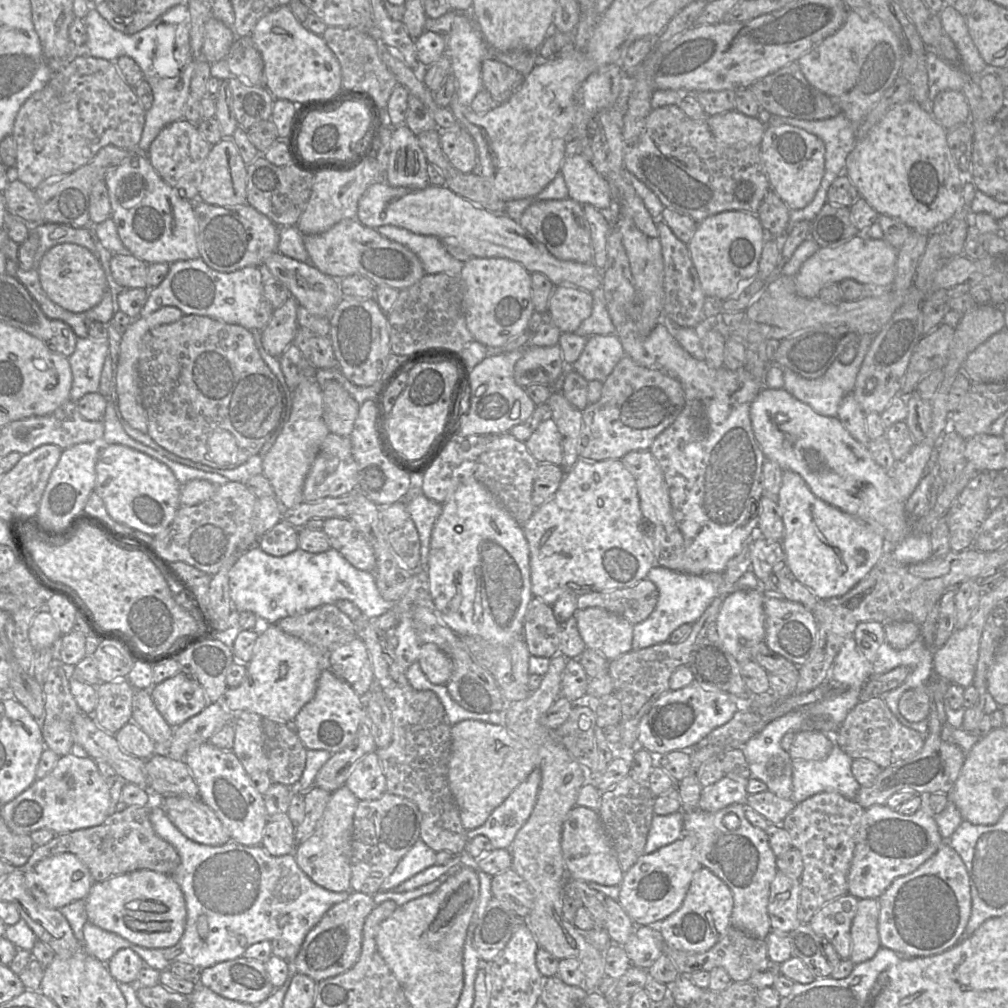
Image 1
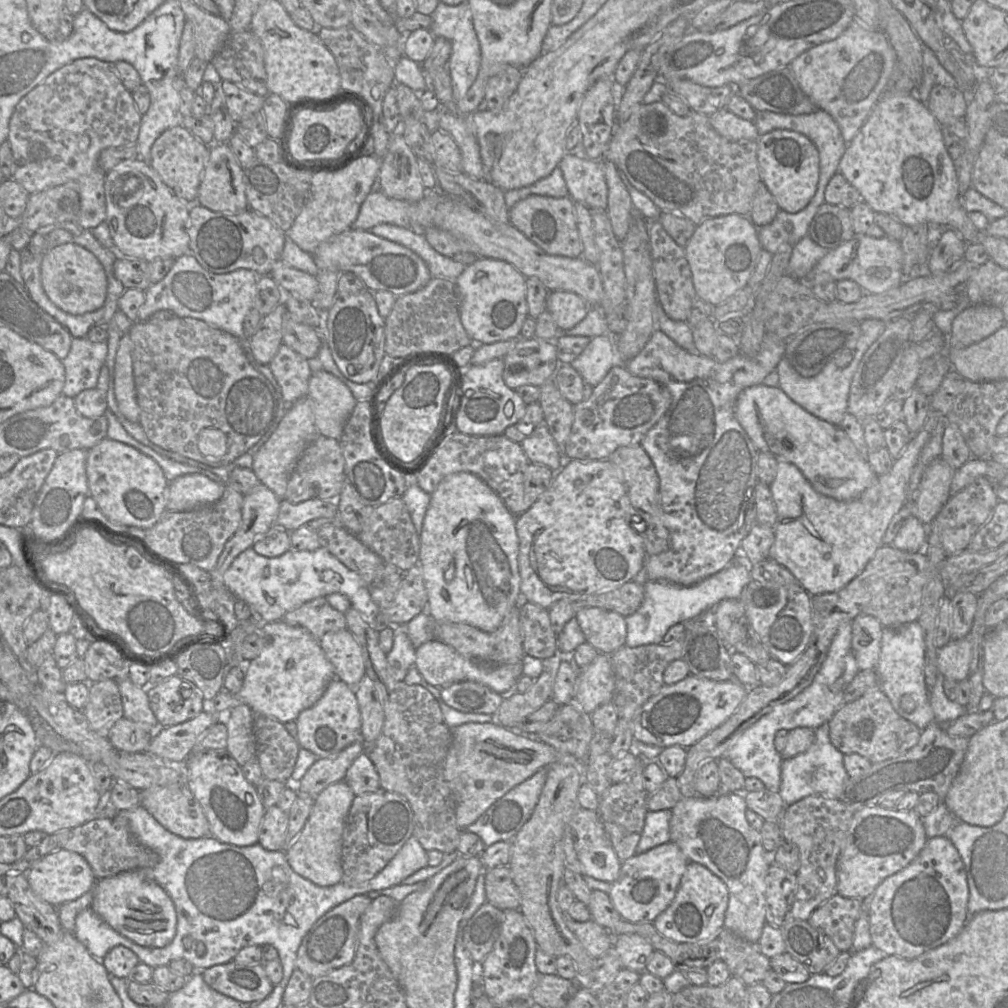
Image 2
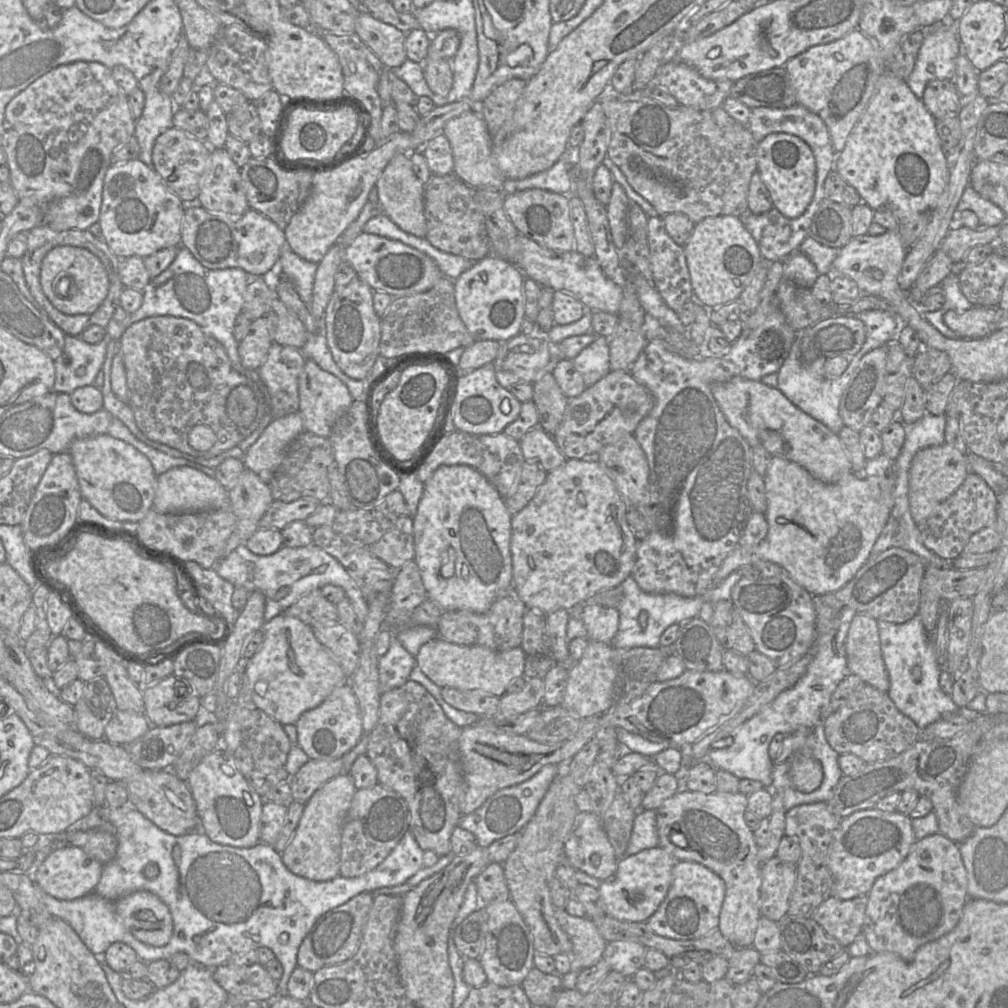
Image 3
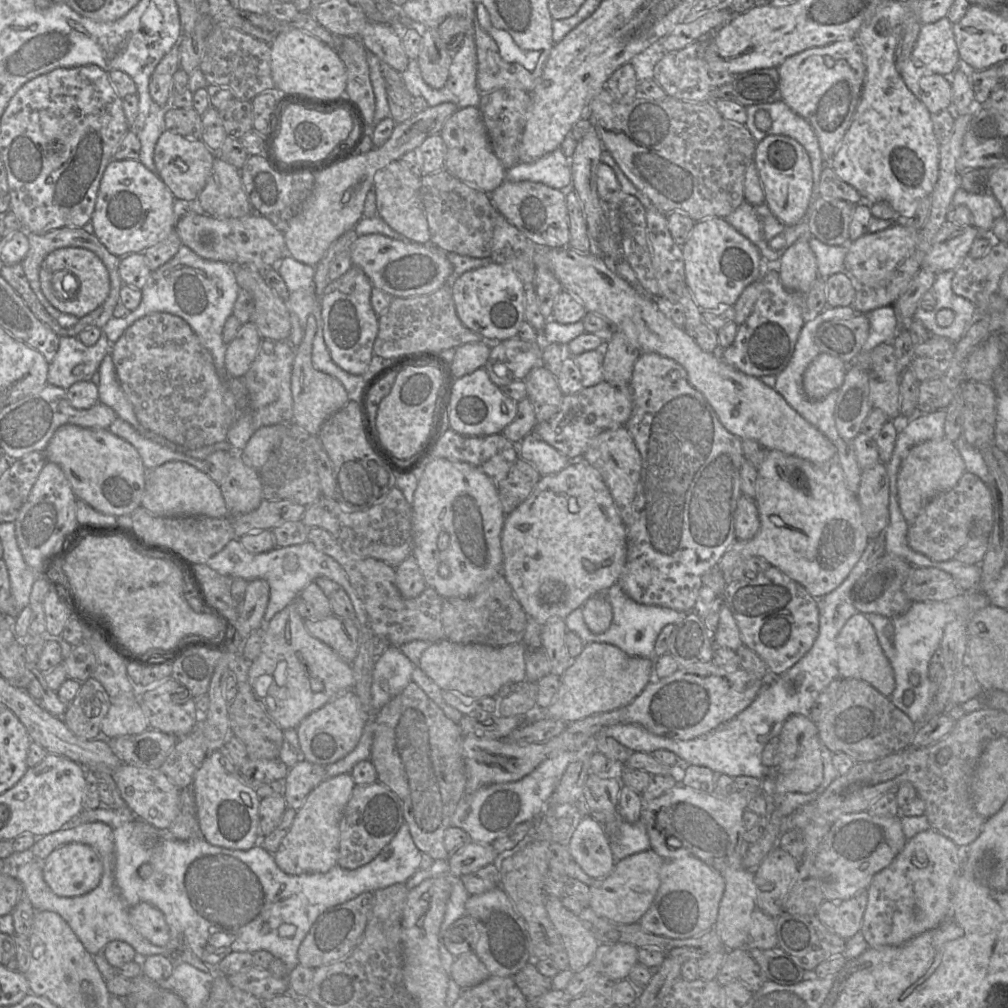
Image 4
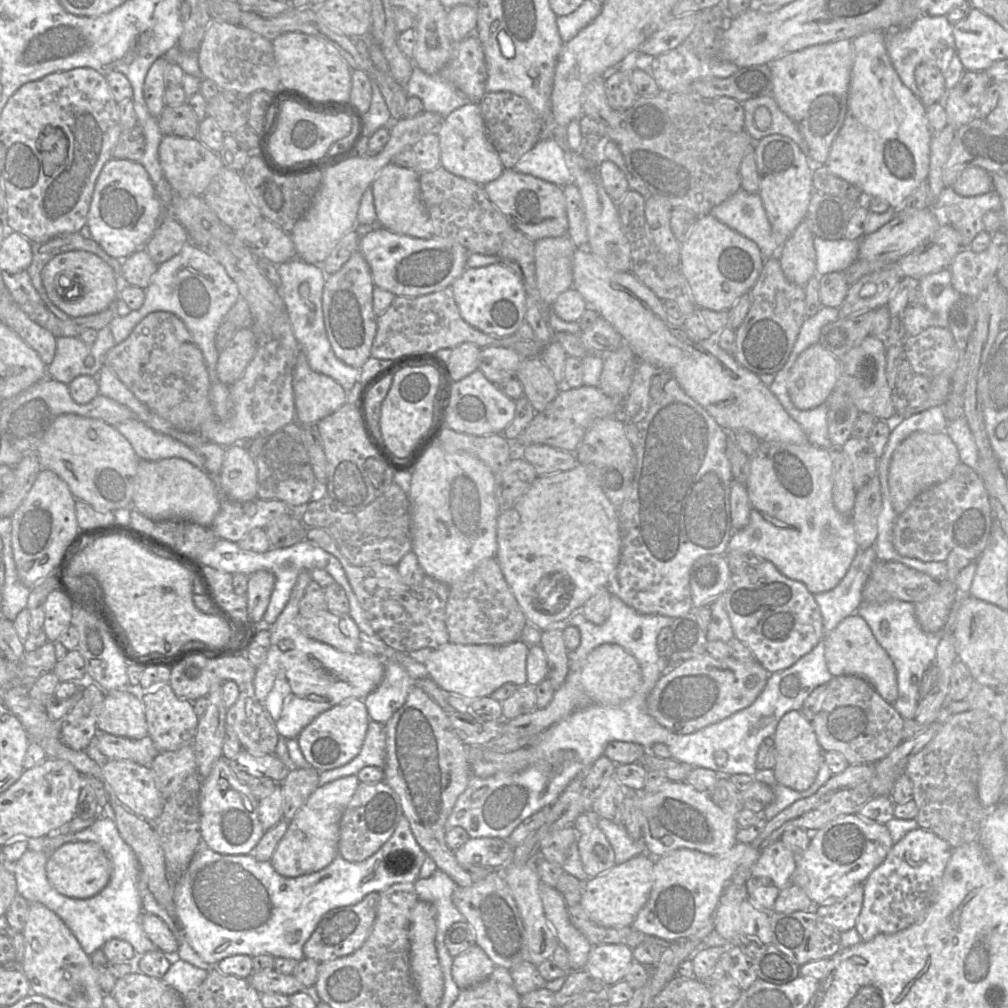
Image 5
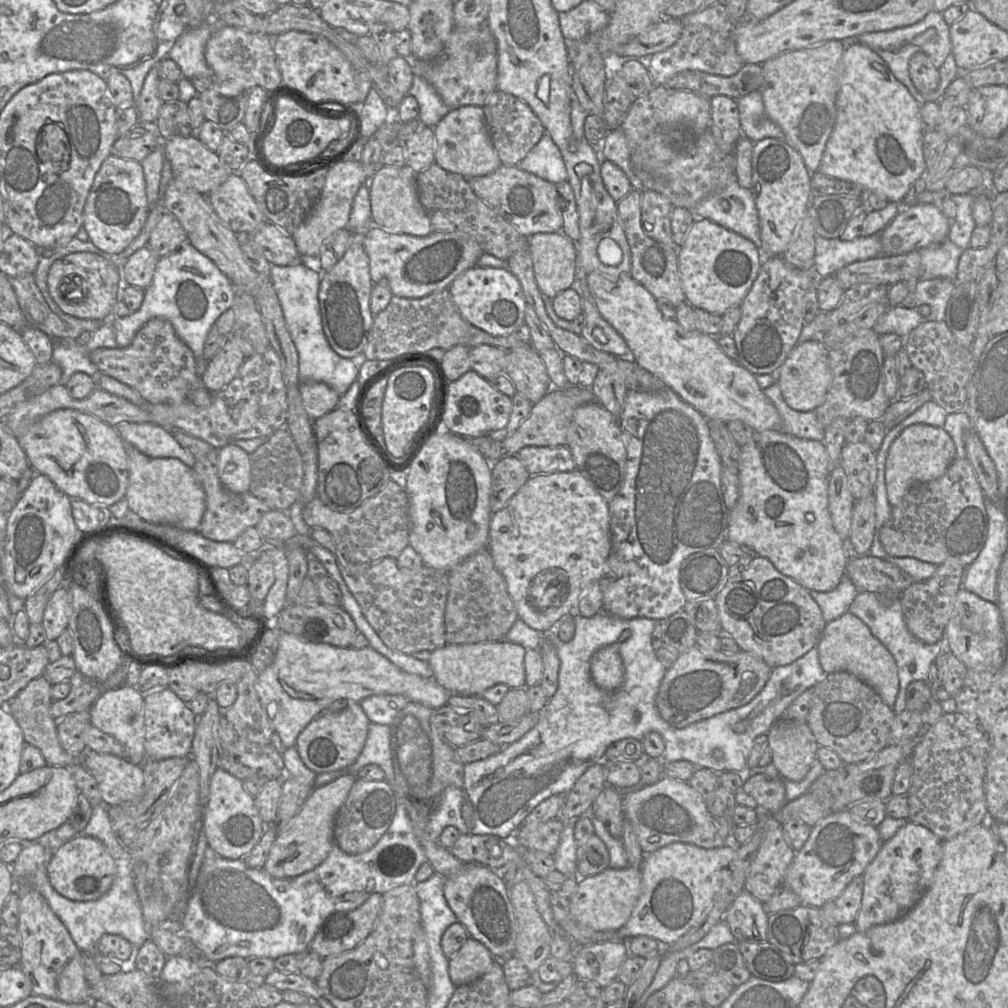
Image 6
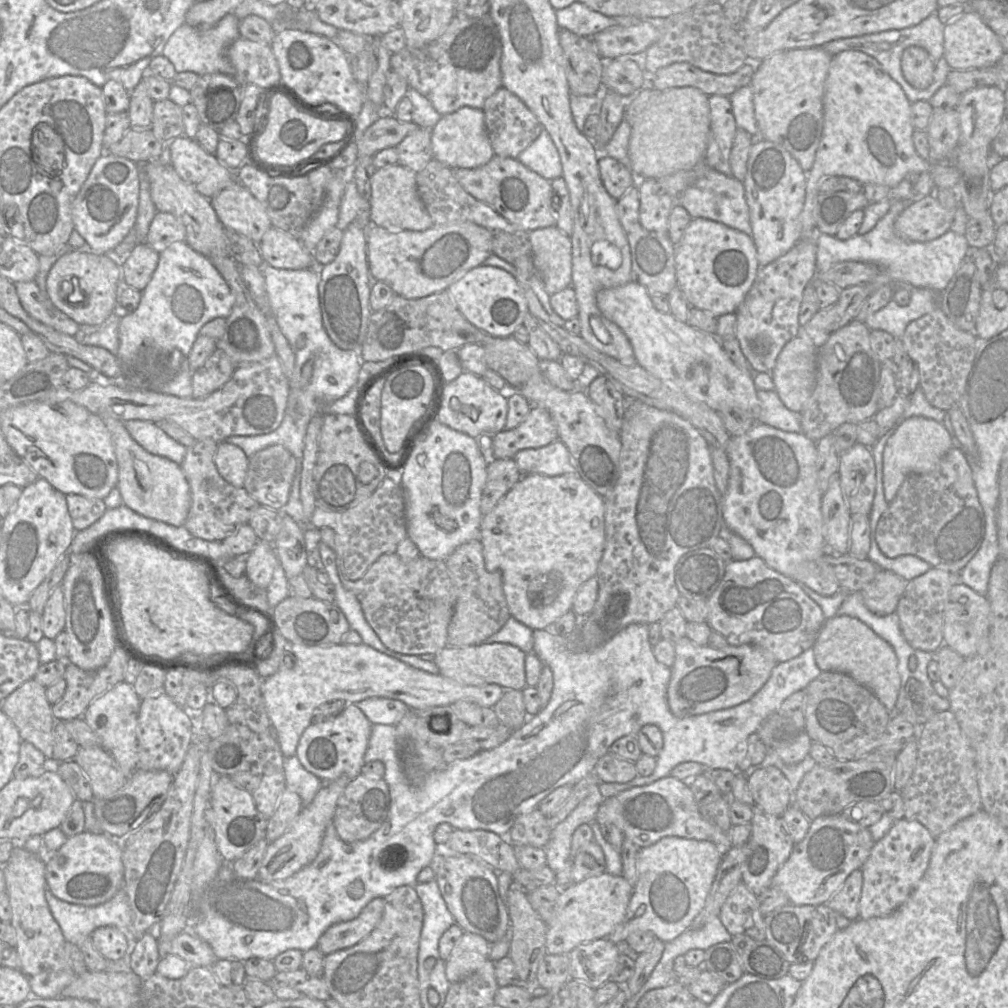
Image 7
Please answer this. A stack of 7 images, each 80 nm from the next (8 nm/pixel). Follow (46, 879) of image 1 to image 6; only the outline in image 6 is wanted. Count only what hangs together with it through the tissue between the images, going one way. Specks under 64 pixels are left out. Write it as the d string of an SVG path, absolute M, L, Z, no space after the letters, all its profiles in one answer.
M77 834L62 844L47 865L47 874L53 888L72 901L93 901L111 888L116 877L116 866L106 847L97 839Z

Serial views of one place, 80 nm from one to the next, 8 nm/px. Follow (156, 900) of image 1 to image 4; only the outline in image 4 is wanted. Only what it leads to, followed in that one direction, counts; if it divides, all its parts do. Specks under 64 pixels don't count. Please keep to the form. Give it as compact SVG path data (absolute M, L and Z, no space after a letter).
M141 902L129 908L129 922L146 940L156 946L165 946L170 930L163 913L155 906Z

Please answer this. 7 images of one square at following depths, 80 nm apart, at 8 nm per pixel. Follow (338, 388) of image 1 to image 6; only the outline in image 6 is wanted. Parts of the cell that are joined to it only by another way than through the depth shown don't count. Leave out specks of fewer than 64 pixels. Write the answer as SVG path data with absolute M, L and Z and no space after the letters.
M315 381L300 382L299 391L303 407L312 421L334 410L341 396L327 384Z

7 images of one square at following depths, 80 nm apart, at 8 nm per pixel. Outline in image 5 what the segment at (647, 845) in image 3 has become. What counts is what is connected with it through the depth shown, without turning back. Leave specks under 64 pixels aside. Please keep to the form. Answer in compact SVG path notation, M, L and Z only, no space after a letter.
M596 818L596 825L606 835L613 848L615 864L622 864L637 855L647 853L643 837L632 839L622 822L615 823L605 818Z

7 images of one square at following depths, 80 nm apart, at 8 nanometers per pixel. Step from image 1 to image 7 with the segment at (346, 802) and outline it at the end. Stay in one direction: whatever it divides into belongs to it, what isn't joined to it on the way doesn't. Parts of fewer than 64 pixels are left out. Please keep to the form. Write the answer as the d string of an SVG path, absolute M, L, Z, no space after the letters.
M347 776L325 784L314 799L304 806L289 829L278 839L268 844L258 878L262 882L284 880L311 863L318 855L326 827L332 823L338 798L349 783Z

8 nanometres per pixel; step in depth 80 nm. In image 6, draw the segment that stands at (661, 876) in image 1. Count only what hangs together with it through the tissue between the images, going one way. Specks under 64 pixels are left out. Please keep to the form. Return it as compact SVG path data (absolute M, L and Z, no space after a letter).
M640 867L607 868L587 877L579 877L575 893L569 899L570 912L580 924L598 931L618 931L631 916L641 892Z

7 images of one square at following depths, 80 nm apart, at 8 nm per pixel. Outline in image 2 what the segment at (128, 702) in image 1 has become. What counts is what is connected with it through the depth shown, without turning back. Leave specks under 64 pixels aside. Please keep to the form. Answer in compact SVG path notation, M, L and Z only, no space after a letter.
M105 679L89 683L89 698L82 712L90 728L100 736L107 737L113 725L124 717L117 681Z

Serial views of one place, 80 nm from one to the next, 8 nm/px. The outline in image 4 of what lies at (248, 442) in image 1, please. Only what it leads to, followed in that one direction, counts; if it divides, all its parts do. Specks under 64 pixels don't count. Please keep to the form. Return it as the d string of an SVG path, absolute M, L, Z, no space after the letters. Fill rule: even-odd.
M151 313L149 315L146 315L135 321L124 331L121 337L114 344L111 345L110 353L121 388L123 389L127 399L132 404L134 413L143 427L163 436L164 438L174 443L185 445L190 449L198 449L203 446L208 446L227 440L227 433L234 421L237 419L235 395L221 381L216 372L211 353L203 345L199 337L195 334L195 332L185 320L183 320L179 316L175 316L169 313ZM192 428L199 428L199 431L198 434L195 435L195 438L193 440L190 440L187 438L187 436L189 430Z

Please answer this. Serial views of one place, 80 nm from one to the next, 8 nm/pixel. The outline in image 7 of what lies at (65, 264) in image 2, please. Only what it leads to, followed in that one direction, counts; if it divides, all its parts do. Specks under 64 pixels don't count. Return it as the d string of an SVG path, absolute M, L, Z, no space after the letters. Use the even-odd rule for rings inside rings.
M69 252L60 257L51 267L47 280L47 293L52 303L79 325L103 325L114 312L117 304L117 287L120 267L106 254ZM77 277L85 291L82 301L67 302L59 295L59 285L64 279Z

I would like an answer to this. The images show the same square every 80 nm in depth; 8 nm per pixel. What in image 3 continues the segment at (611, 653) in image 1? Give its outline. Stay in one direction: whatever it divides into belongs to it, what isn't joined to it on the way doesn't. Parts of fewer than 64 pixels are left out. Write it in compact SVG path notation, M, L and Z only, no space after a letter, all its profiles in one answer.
M593 604L581 607L580 615L590 641L610 644L618 631L619 613L616 608Z

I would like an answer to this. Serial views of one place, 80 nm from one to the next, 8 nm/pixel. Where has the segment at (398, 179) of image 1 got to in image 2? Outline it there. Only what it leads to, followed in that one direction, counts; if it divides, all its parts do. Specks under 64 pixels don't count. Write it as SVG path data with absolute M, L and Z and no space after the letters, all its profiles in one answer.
M400 133L391 134L391 139L387 152L382 159L378 173L378 180L381 192L389 198L405 200L408 202L418 202L426 195L419 170L418 157L410 149Z

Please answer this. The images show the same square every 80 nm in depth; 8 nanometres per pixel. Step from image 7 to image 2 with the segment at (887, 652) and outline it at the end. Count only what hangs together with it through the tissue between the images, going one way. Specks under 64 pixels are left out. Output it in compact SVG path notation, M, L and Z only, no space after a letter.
M865 614L856 616L851 626L851 647L859 670L875 670L884 627L875 617Z

